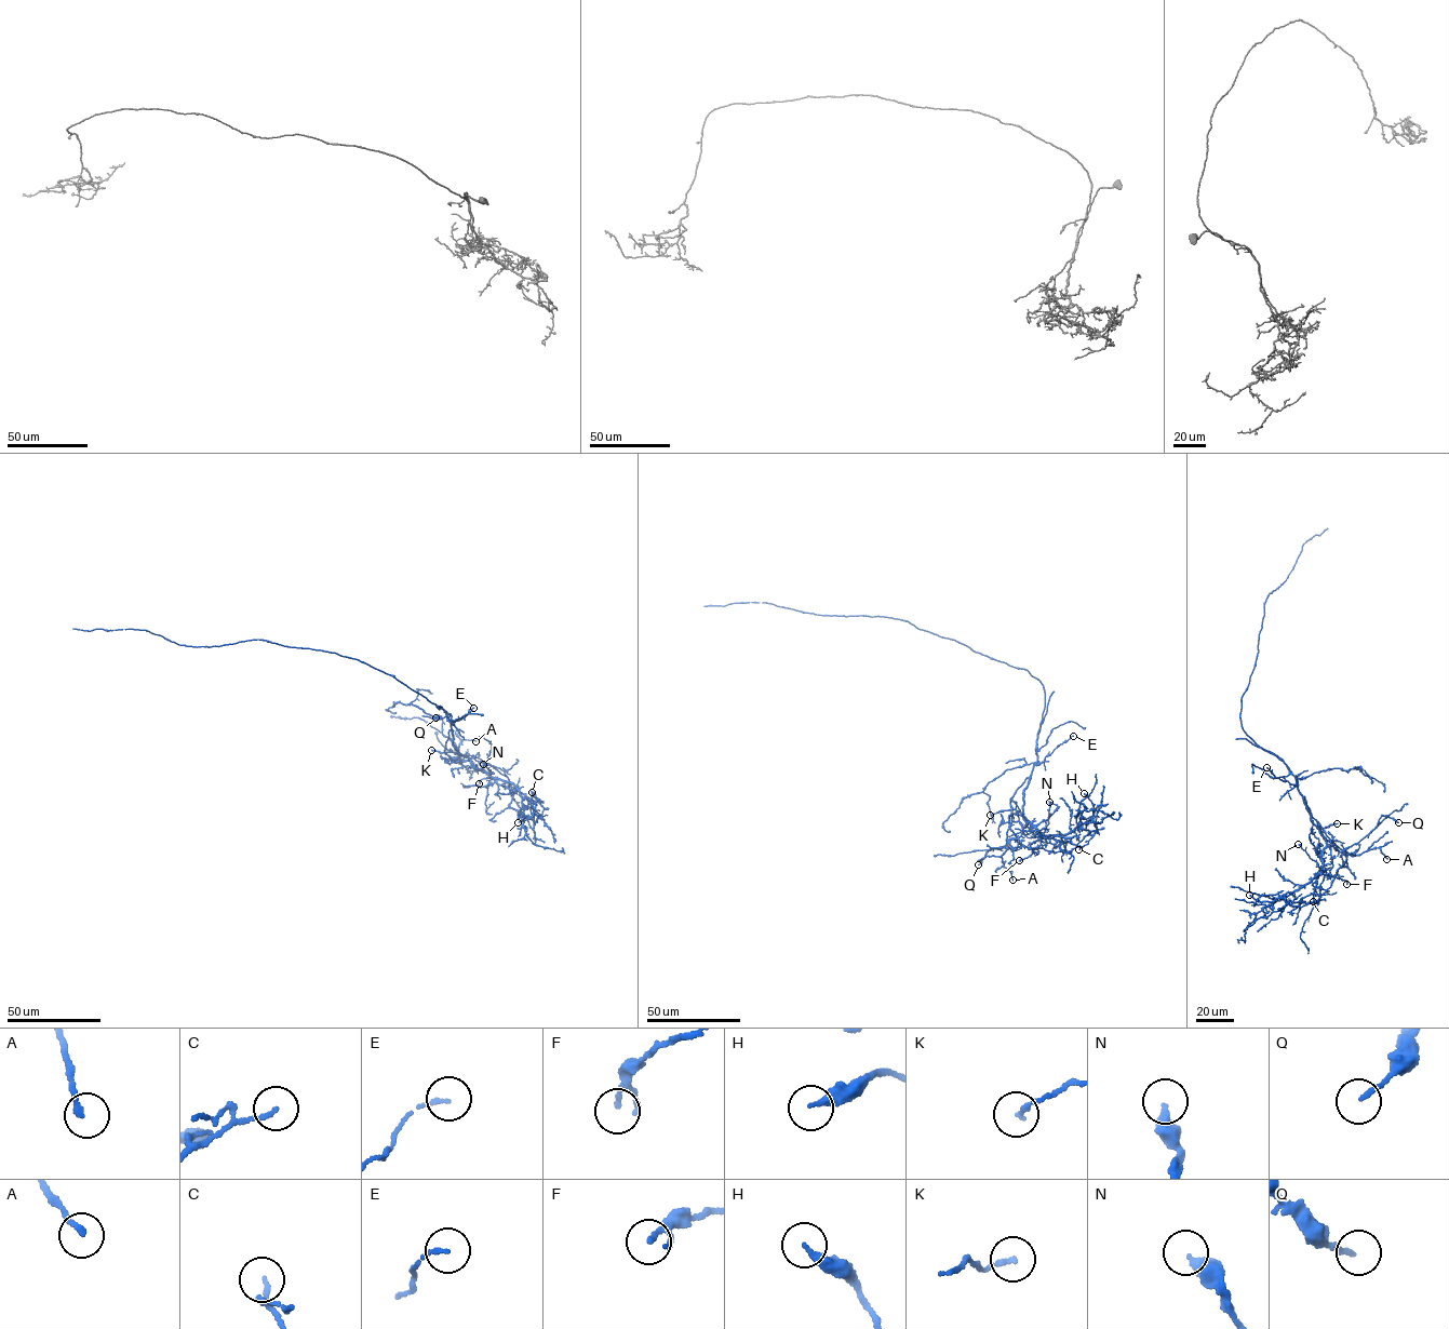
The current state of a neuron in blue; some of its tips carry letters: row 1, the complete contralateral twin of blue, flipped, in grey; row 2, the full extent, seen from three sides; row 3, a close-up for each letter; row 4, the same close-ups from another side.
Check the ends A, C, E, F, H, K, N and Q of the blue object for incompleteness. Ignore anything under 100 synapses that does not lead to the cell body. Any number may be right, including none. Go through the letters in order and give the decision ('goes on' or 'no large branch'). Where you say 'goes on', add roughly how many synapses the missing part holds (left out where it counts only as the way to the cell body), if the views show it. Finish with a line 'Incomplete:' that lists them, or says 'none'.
A: no large branch
C: no large branch
E: no large branch
F: no large branch
H: no large branch
K: no large branch
N: no large branch
Q: no large branch
Incomplete: none

